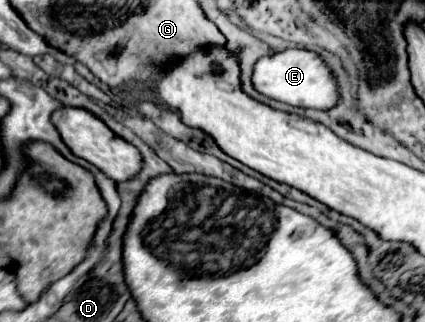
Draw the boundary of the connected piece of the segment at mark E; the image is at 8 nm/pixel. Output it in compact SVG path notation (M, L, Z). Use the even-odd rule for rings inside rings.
M290 48L270 56L264 56L254 66L252 76L254 88L274 100L286 102L290 106L314 108L314 110L330 110L338 104L338 82L334 78L332 68L324 62L324 58L312 50Z

